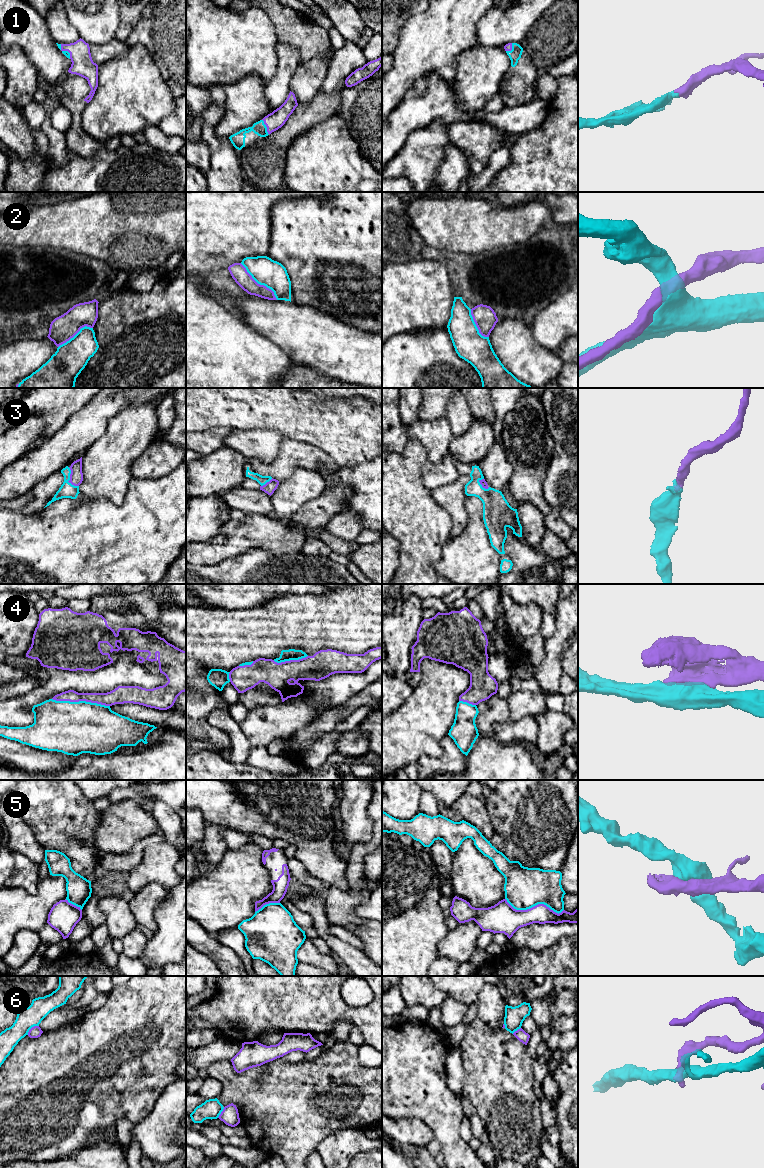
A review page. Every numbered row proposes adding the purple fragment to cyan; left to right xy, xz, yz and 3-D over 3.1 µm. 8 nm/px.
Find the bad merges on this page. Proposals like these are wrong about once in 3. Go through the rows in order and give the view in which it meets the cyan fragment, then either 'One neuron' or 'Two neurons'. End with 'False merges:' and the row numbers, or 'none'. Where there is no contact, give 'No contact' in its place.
1: Touches cyan in xz. One neuron
2: Touches cyan in xz. Two neurons
3: Touches cyan in xy. One neuron
4: Touches cyan in xy. Two neurons
5: Touches cyan in yz. Two neurons
6: Touches cyan in xy. Two neurons
False merges: 2, 4, 5, 6

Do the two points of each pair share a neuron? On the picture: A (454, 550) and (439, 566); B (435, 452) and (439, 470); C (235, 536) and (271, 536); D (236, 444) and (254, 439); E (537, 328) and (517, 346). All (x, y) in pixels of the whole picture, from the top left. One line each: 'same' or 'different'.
A: same
B: different
C: same
D: same
E: different

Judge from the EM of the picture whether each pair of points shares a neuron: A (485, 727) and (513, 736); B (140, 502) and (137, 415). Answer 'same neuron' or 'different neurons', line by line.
A: different neurons
B: different neurons

